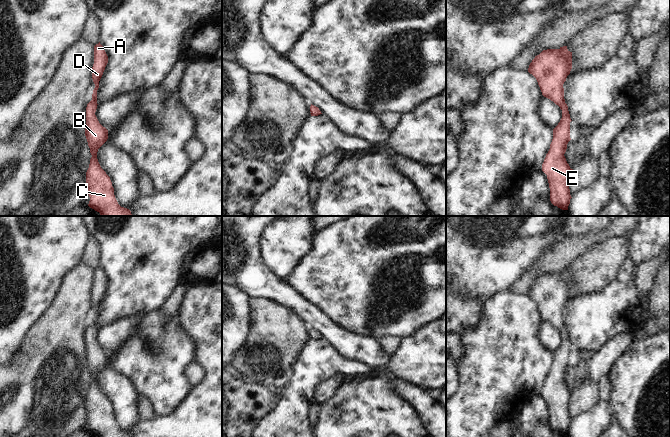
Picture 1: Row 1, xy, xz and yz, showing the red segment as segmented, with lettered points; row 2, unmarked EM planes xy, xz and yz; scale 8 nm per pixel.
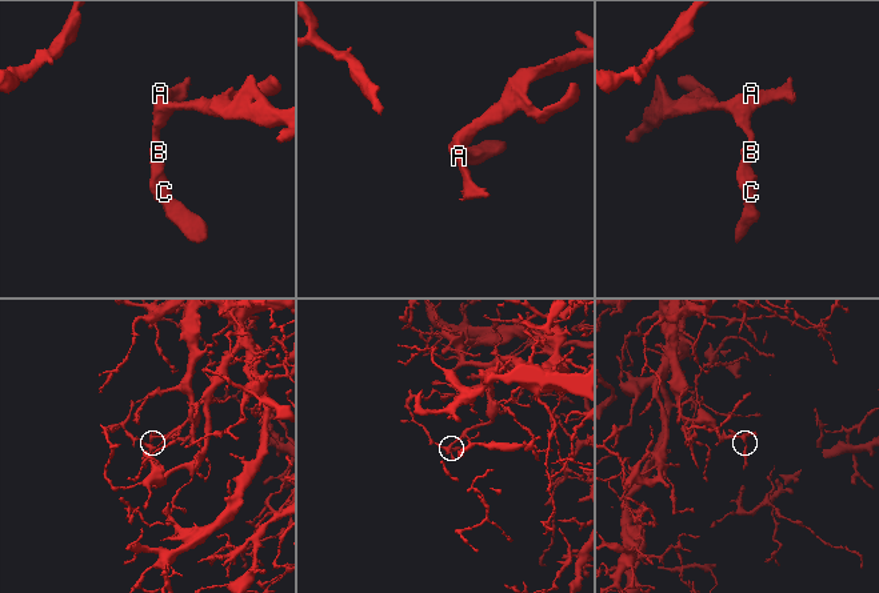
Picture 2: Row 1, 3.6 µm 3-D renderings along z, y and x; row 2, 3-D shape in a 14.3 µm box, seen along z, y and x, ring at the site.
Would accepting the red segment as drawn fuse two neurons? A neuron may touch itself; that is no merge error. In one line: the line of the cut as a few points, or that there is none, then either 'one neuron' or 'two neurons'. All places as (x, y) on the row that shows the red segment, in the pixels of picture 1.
cut none; one neuron

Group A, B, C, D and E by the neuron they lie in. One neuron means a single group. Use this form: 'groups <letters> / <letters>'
groups A B C D E

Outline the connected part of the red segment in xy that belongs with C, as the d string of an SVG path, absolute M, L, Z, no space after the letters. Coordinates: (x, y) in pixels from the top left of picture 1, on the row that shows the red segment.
M99 42L94 46L94 64L92 67L92 79L95 88L92 100L86 107L85 136L92 155L86 172L87 193L90 197L88 206L99 212L101 216L132 216L129 209L118 204L110 177L101 168L97 159L98 149L108 139L108 130L99 123L95 115L98 105L97 90L99 81L107 63L108 56Z

